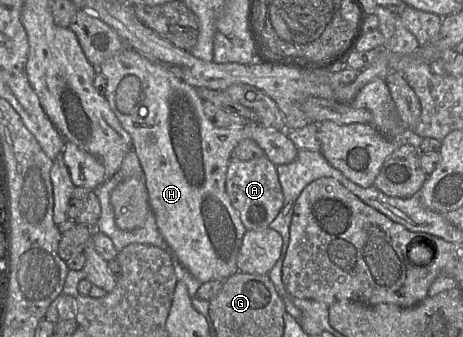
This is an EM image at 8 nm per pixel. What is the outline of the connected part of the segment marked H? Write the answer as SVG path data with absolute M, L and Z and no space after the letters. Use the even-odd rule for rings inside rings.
M126 48L106 60L97 71L106 79L105 97L111 111L131 137L132 148L144 173L149 205L163 239L178 261L201 283L212 280L224 282L238 272L237 256L246 232L240 215L232 206L226 192L226 174L232 151L241 140L251 139L263 150L265 156L278 166L293 162L297 157L298 148L287 137L287 130L267 129L261 124L250 122L244 126L215 126L205 115L204 101L197 94L196 88L152 63L132 48ZM127 75L134 75L140 79L141 93L131 113L123 114L117 109L115 96L120 81ZM141 107L148 109L145 117L139 115Z

